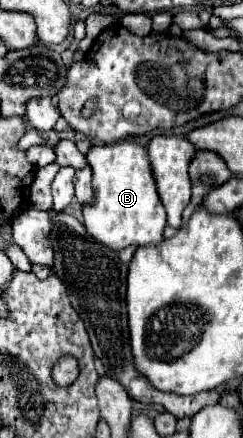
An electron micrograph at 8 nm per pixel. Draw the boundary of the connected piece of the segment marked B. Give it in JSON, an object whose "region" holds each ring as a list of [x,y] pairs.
{"region":[[[120,141],[112,145],[93,145],[86,153],[92,165],[94,177],[94,203],[82,205],[82,217],[86,231],[104,247],[112,251],[122,251],[130,245],[134,247],[154,247],[164,241],[166,213],[160,205],[156,185],[152,183],[152,173],[146,157],[146,147],[132,141]]]}

